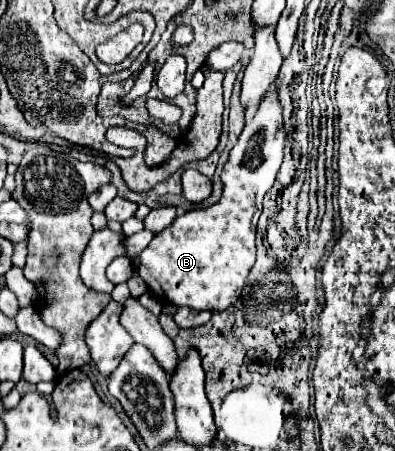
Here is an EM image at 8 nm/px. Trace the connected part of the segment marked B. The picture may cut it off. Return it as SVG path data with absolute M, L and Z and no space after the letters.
M275 80L275 84L271 86L271 90L261 98L255 116L245 124L245 128L243 128L237 144L231 148L229 162L225 164L223 174L221 174L221 180L223 180L223 196L221 196L221 200L219 200L217 204L209 206L209 208L189 210L189 212L185 212L183 216L177 216L177 218L171 222L171 226L167 226L165 230L157 232L157 234L153 236L151 244L149 244L143 252L139 252L135 270L137 270L137 274L143 278L143 282L147 284L149 292L155 294L155 298L163 298L163 300L167 300L167 302L171 302L171 304L175 304L175 306L187 306L187 308L193 308L193 310L209 310L209 312L225 310L225 308L229 308L231 304L237 302L237 298L239 298L239 294L241 294L241 290L243 290L243 286L245 286L245 282L247 282L247 274L249 274L249 270L251 270L251 266L253 266L253 262L255 262L255 214L257 214L257 198L263 200L265 192L267 192L267 190L273 186L273 182L275 182L275 176L277 176L279 166L281 166L281 160L283 160L285 136L287 136L287 132L285 132L285 126L283 126L283 106L281 106L281 102L279 102L279 80Z

